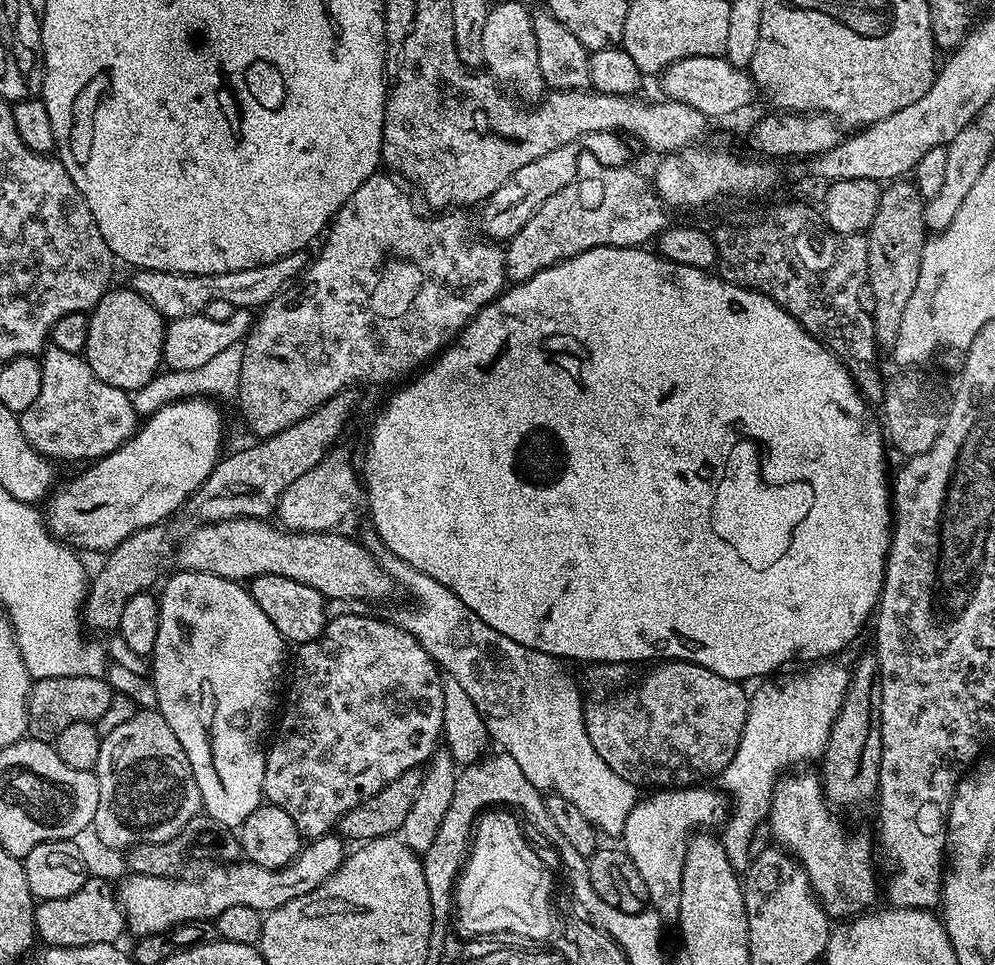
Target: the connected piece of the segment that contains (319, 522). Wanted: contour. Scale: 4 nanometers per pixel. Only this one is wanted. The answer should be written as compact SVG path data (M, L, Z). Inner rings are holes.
M340 446L333 447L306 474L294 478L280 496L275 515L289 532L331 532L356 508L356 499L362 496L362 484L358 472L352 469L346 453Z

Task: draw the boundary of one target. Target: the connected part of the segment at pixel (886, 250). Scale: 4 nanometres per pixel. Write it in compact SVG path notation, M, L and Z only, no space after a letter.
M904 178L889 183L880 193L876 218L866 233L867 283L873 288L871 314L876 343L880 346L894 346L898 342L898 334L902 330L902 314L906 314L906 302L910 302L910 294L914 294L914 286L918 286L918 270L926 237L930 232L924 221L925 203L925 197L920 195L915 183Z

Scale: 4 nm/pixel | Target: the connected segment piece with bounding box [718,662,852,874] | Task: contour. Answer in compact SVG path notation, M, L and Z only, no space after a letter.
M816 662L805 667L808 668L805 672L792 672L781 680L768 678L757 683L756 689L751 689L742 742L738 742L738 750L722 774L722 788L732 805L722 828L724 833L719 833L718 839L737 874L747 874L750 870L754 855L752 843L760 824L762 828L768 819L778 777L787 773L791 764L800 764L803 760L819 761L823 757L830 730L846 702L852 681L847 667L844 669L832 663L836 662Z

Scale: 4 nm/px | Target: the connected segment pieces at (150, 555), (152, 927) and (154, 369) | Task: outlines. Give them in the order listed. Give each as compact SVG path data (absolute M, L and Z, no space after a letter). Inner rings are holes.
M155 524L138 530L125 538L119 546L111 549L106 556L108 561L101 566L96 577L91 577L88 585L82 609L87 627L101 628L102 631L108 632L107 634L115 633L120 627L122 610L126 610L126 602L130 602L134 594L149 591L153 587L151 584L156 579L159 581L173 567L176 549L175 541L172 542L172 532L164 524Z
M336 834L320 836L301 847L300 853L281 868L263 868L251 862L228 862L223 866L208 866L212 868L189 880L128 874L120 888L118 884L118 899L127 931L136 932L137 937L164 934L167 928L172 930L189 922L215 921L216 916L229 906L254 906L254 910L261 914L270 913L278 906L314 890L323 880L333 876L346 855L343 843L345 841Z
M129 286L115 288L105 292L88 316L88 337L82 355L102 382L131 394L149 384L161 371L166 319Z

